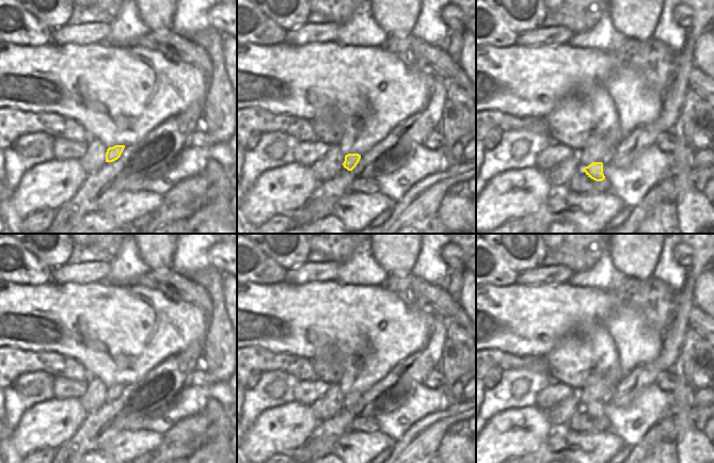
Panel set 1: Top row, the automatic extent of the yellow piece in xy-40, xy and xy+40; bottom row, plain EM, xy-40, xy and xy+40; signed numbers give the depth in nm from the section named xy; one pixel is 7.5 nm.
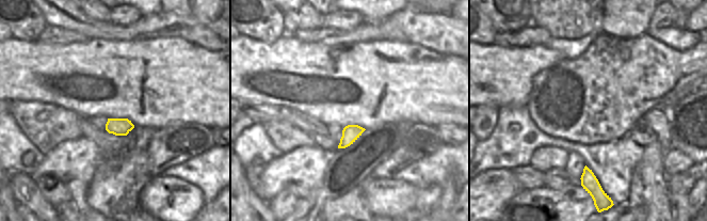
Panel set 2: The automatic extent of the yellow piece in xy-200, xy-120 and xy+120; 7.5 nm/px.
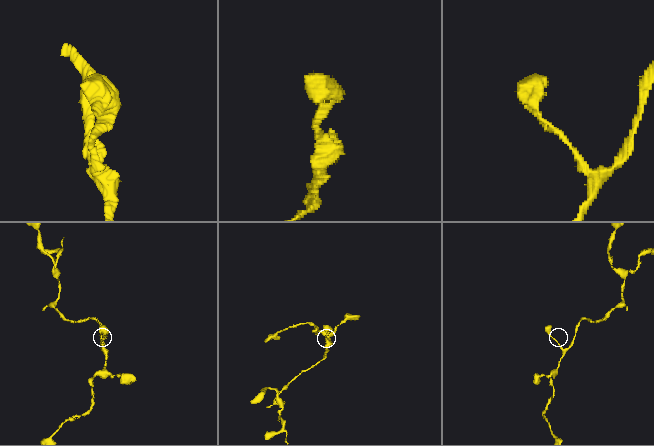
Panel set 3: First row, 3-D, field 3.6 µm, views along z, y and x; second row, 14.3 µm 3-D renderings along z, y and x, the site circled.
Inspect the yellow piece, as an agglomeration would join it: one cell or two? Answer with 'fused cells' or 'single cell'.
single cell

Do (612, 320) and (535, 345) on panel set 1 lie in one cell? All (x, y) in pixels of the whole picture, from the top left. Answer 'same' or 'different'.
same

